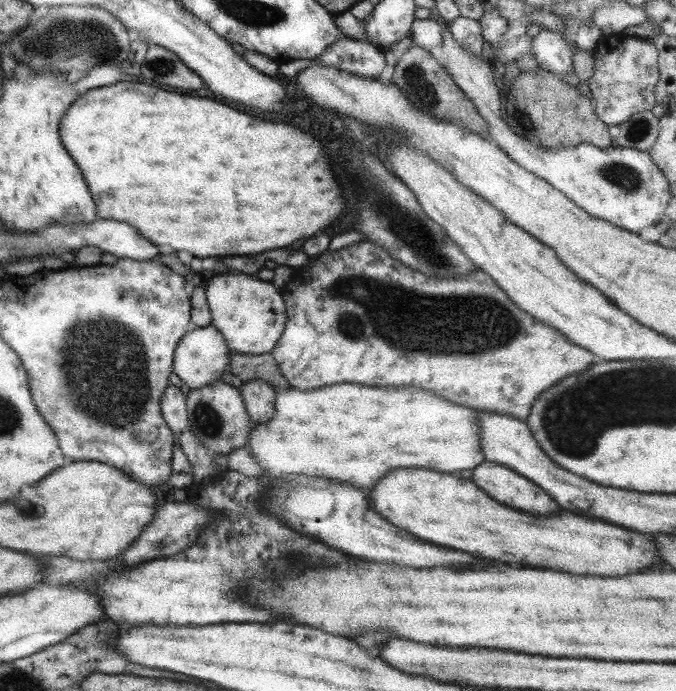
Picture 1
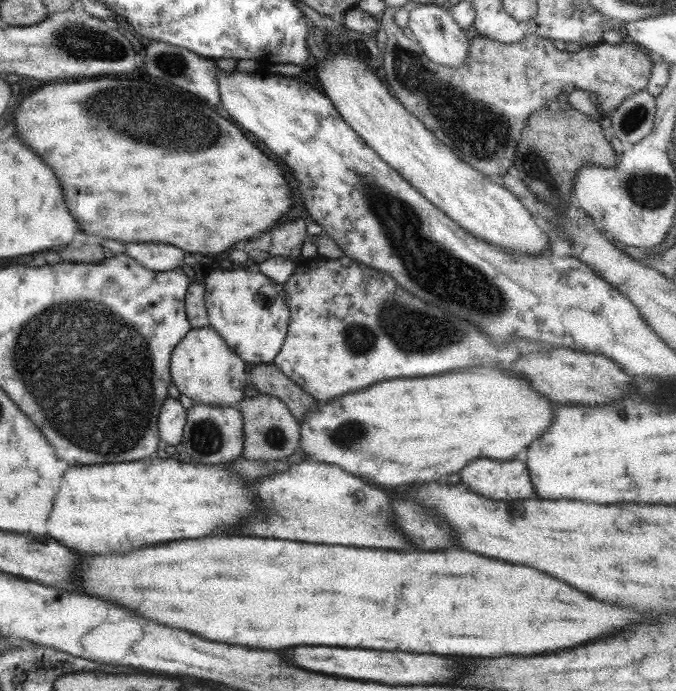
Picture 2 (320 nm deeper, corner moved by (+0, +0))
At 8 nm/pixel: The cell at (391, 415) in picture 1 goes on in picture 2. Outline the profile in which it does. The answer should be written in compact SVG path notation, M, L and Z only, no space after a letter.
M477 365L427 378L397 378L369 386L363 392L318 403L311 412L306 412L301 424L299 451L305 452L305 459L335 464L347 474L381 486L429 482L445 478L445 474L459 473L476 458L513 460L519 450L527 449L551 424L554 405L557 404L533 390L526 378L511 370Z

